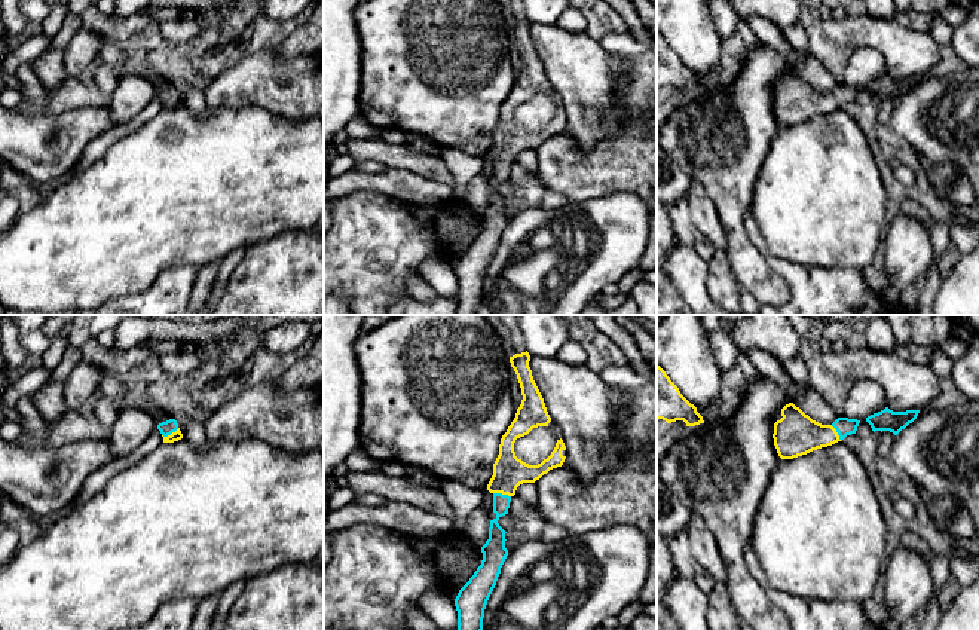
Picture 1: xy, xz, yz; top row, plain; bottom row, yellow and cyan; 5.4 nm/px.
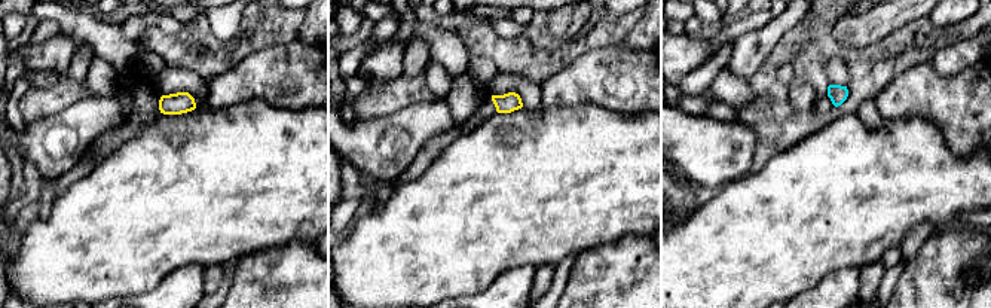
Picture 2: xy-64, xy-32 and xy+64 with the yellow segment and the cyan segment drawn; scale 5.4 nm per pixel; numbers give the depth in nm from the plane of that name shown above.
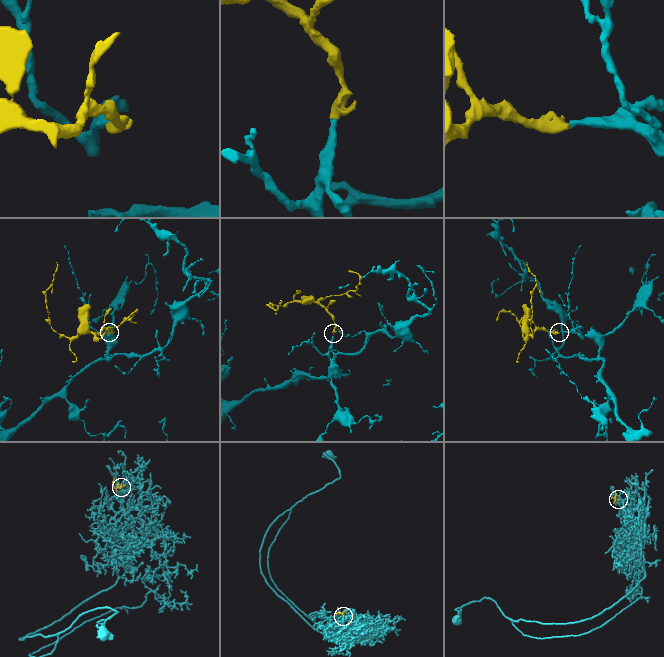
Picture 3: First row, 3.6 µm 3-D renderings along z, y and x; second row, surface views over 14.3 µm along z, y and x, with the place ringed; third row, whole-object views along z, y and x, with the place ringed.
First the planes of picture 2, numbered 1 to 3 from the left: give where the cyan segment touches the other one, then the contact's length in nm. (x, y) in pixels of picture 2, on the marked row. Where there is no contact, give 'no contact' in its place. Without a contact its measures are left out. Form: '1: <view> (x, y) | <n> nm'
1: no contact
2: no contact
3: no contact

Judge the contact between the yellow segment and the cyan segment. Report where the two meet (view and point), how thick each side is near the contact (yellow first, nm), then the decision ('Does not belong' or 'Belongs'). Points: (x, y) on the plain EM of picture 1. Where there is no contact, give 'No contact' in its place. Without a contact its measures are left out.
Touches yellow at xz (502, 161). Thickness 180 nm (yellow) against 100 nm. Belongs

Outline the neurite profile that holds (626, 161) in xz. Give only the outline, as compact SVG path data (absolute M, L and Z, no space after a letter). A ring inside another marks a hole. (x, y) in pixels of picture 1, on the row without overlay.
M608 33L599 43L627 64L618 76L617 101L619 125L591 150L582 152L570 135L557 134L536 147L538 177L547 190L581 204L594 198L627 192L639 196L649 208L649 239L639 269L657 269L657 46L636 40L630 33Z

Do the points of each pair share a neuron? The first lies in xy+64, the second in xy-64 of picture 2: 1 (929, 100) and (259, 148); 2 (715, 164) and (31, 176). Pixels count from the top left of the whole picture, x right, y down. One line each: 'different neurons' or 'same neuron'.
1: different neurons
2: different neurons

